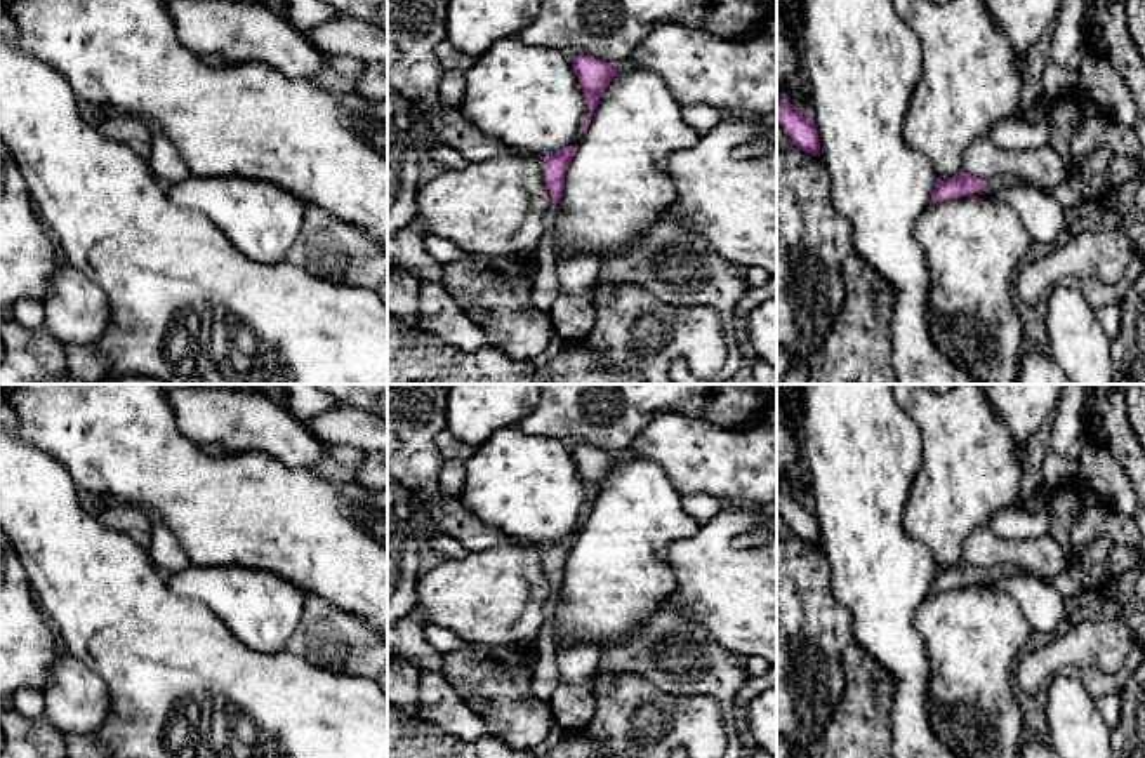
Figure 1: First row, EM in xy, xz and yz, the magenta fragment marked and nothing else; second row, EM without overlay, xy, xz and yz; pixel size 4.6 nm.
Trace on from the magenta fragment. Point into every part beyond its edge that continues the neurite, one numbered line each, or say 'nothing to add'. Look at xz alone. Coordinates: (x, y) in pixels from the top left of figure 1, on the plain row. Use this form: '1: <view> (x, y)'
1: xz (546, 678)

